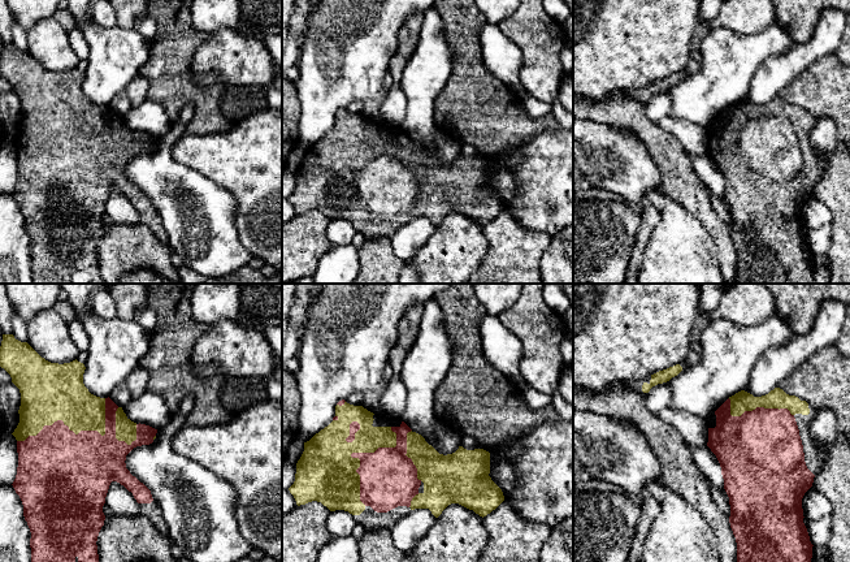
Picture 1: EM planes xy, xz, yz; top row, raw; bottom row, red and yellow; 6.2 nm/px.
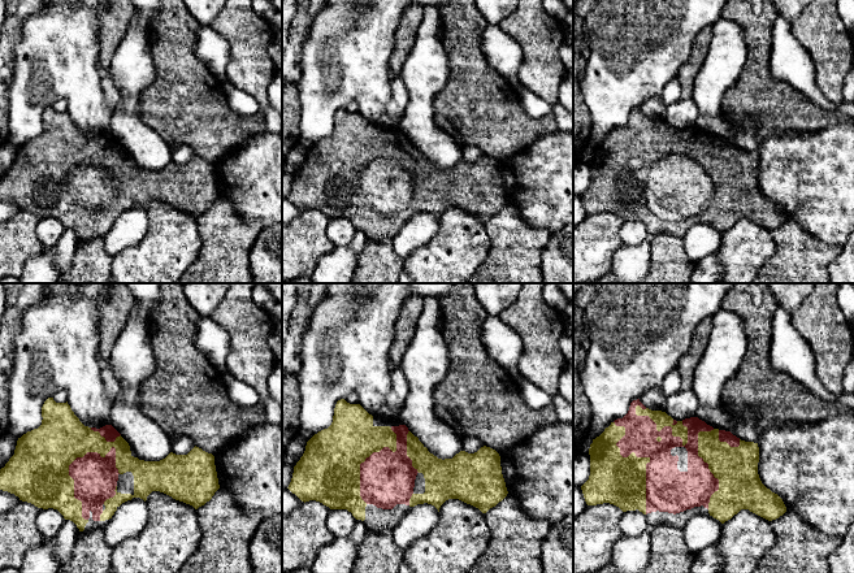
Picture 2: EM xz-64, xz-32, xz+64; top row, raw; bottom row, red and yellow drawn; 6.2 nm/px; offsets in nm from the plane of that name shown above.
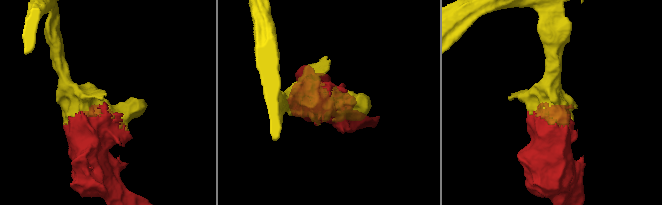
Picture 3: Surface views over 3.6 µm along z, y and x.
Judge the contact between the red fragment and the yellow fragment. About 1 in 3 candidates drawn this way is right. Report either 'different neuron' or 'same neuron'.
same neuron

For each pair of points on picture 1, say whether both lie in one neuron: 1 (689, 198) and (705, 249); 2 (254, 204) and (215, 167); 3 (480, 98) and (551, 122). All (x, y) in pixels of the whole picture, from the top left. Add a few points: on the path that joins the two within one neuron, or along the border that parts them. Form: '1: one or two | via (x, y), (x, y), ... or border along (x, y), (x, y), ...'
1: two | border along (672, 199), (698, 220), (714, 243)
2: one | via (244, 194), (225, 174)
3: one | via (498, 116), (506, 124), (533, 124)

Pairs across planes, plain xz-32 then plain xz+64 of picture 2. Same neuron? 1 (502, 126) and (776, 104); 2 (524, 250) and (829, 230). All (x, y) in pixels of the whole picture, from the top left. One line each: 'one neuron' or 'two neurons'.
1: one neuron
2: two neurons

